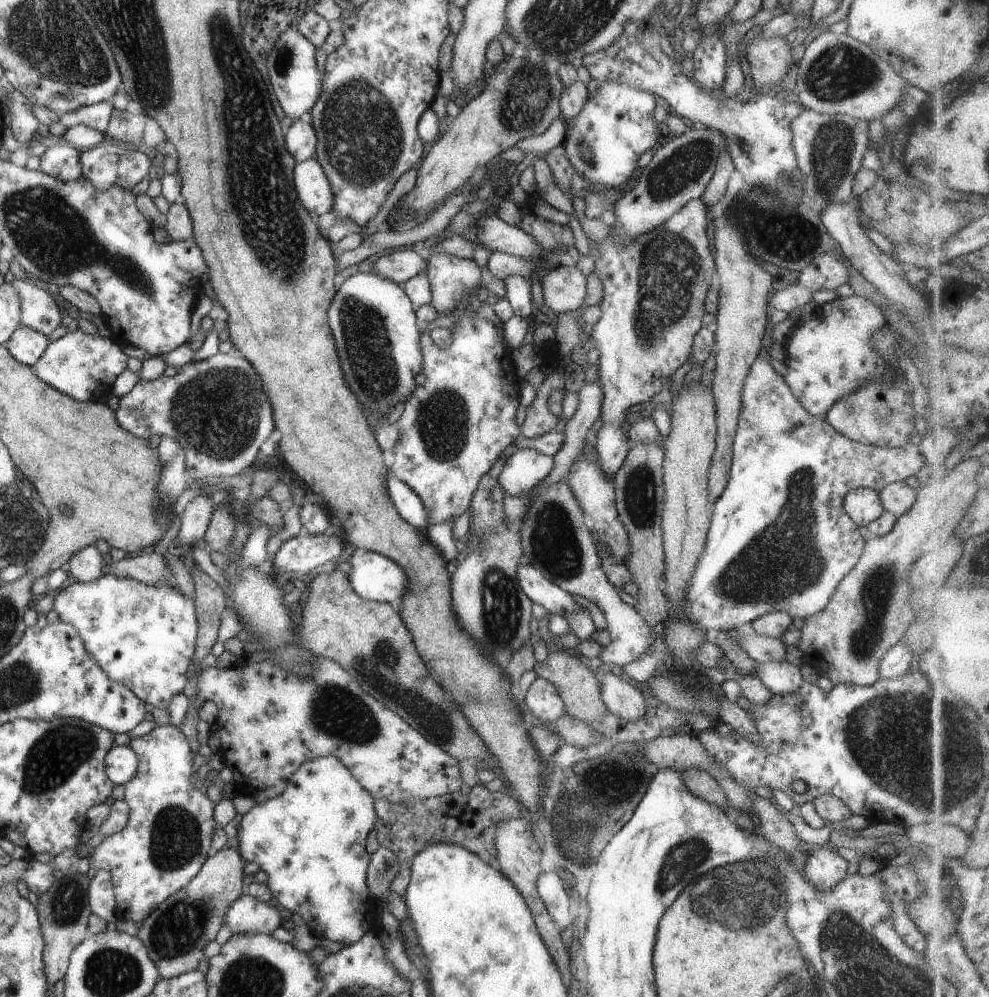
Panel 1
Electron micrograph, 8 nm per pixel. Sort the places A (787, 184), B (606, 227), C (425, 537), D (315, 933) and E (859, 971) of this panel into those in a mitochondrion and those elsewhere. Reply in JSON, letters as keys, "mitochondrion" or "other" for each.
{"A":"mitochondrion","B":"other","C":"other","D":"other","E":"mitochondrion"}

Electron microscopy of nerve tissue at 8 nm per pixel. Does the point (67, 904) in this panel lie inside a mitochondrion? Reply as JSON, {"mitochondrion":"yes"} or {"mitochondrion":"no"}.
{"mitochondrion":"yes"}

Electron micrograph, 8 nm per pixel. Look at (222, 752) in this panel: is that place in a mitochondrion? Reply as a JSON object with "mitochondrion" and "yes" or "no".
{"mitochondrion":"no"}

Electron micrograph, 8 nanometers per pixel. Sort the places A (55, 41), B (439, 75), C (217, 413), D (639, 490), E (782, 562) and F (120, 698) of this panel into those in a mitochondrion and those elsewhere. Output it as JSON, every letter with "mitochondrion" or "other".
{"A":"mitochondrion","B":"other","C":"mitochondrion","D":"mitochondrion","E":"mitochondrion","F":"other"}

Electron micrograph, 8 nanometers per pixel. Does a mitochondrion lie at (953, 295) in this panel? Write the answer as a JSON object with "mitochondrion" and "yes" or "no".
{"mitochondrion":"no"}

